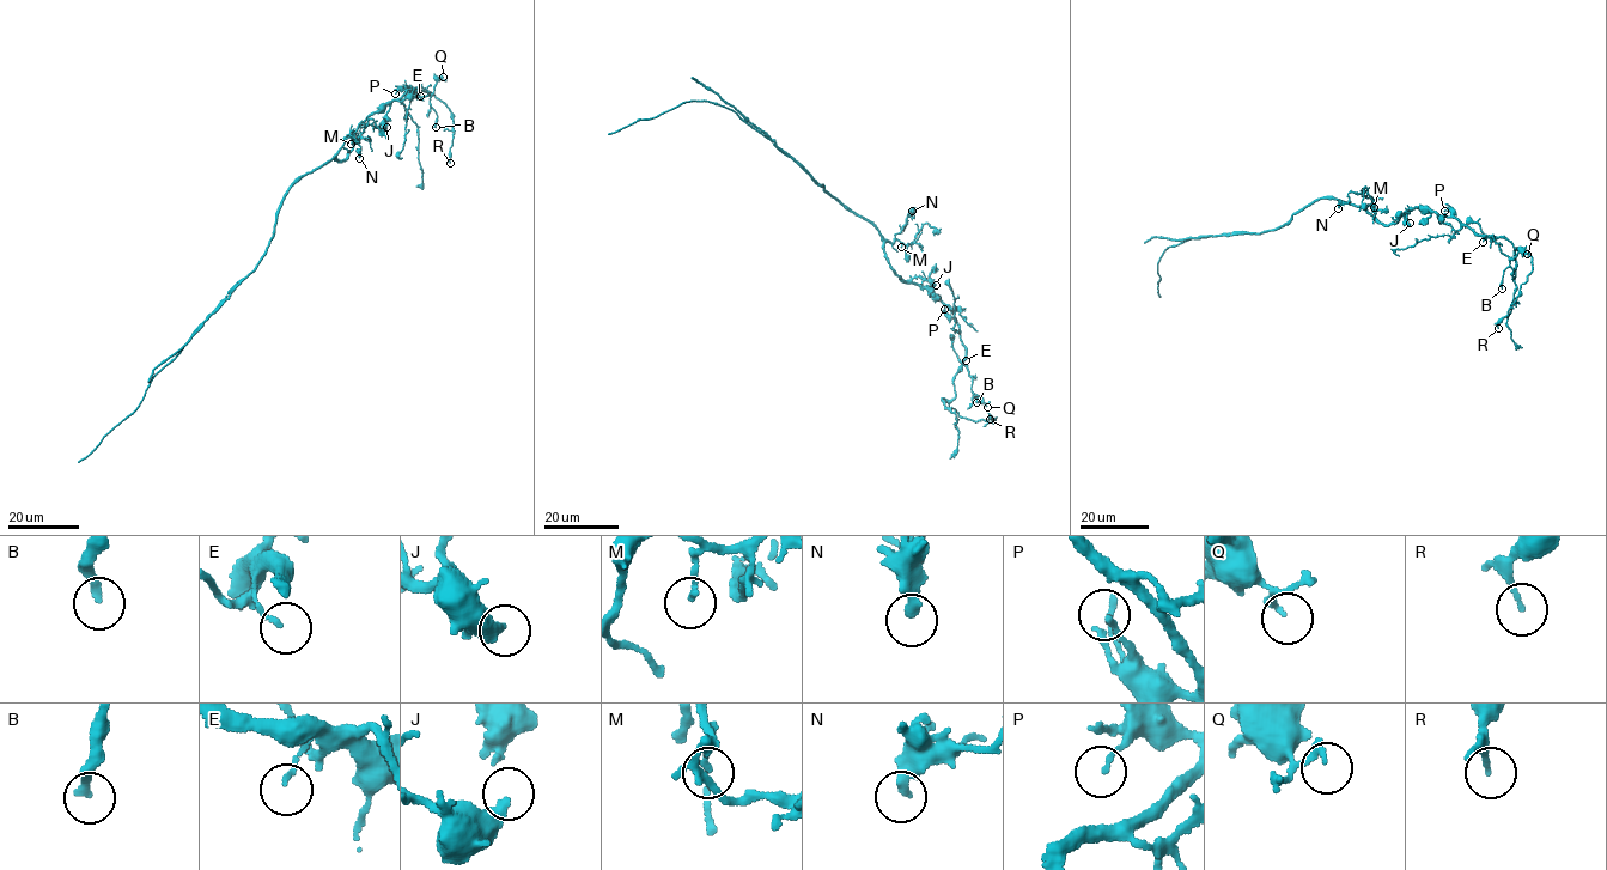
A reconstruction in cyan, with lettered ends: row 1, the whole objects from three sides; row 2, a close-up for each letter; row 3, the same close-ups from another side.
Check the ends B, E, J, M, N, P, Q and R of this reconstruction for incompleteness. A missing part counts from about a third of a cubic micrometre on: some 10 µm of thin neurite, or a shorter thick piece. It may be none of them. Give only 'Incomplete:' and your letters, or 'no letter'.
Incomplete: no letter

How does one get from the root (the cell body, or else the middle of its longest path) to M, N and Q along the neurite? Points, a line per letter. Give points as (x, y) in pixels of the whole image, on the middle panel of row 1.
M: (852, 211), (875, 226), (882, 238), (893, 243), (898, 239), (901, 247)
N: (852, 211), (875, 226), (882, 238), (893, 243), (908, 214), (914, 217), (912, 211)
Q: (852, 211), (878, 232), (895, 273), (933, 292), (954, 315), (971, 390), (987, 407)

